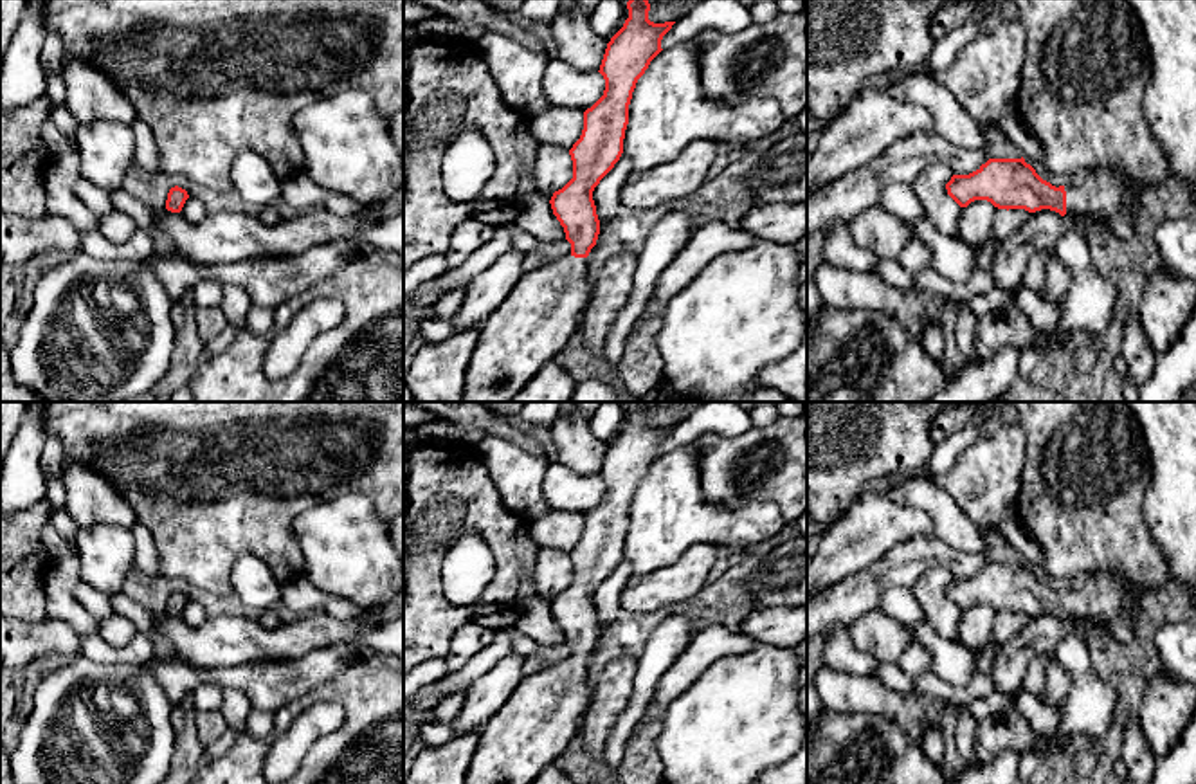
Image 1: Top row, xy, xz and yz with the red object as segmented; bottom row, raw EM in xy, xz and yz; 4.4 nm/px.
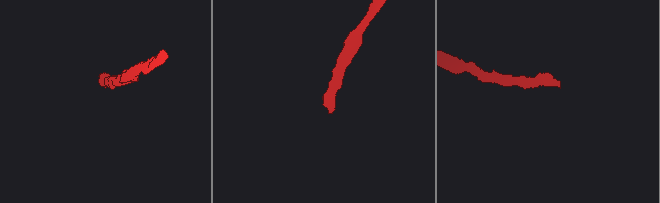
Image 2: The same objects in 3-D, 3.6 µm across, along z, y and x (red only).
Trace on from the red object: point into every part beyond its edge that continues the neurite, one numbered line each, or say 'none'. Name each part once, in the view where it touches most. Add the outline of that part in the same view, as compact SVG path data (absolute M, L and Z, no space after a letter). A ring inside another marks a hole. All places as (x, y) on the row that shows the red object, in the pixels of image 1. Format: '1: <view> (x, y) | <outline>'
1: yz (1101, 197) | M1111 169L1088 171L1065 186L1066 218L1110 227L1120 238L1135 234L1142 193Z

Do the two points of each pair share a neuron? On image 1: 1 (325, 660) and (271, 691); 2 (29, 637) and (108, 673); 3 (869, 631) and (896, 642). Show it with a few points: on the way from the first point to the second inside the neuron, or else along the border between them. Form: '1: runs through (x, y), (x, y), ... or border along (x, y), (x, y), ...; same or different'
1: runs through (312, 669), (283, 680); same
2: border along (80, 655), (67, 662); different
3: runs through (876, 633), (888, 640); same

